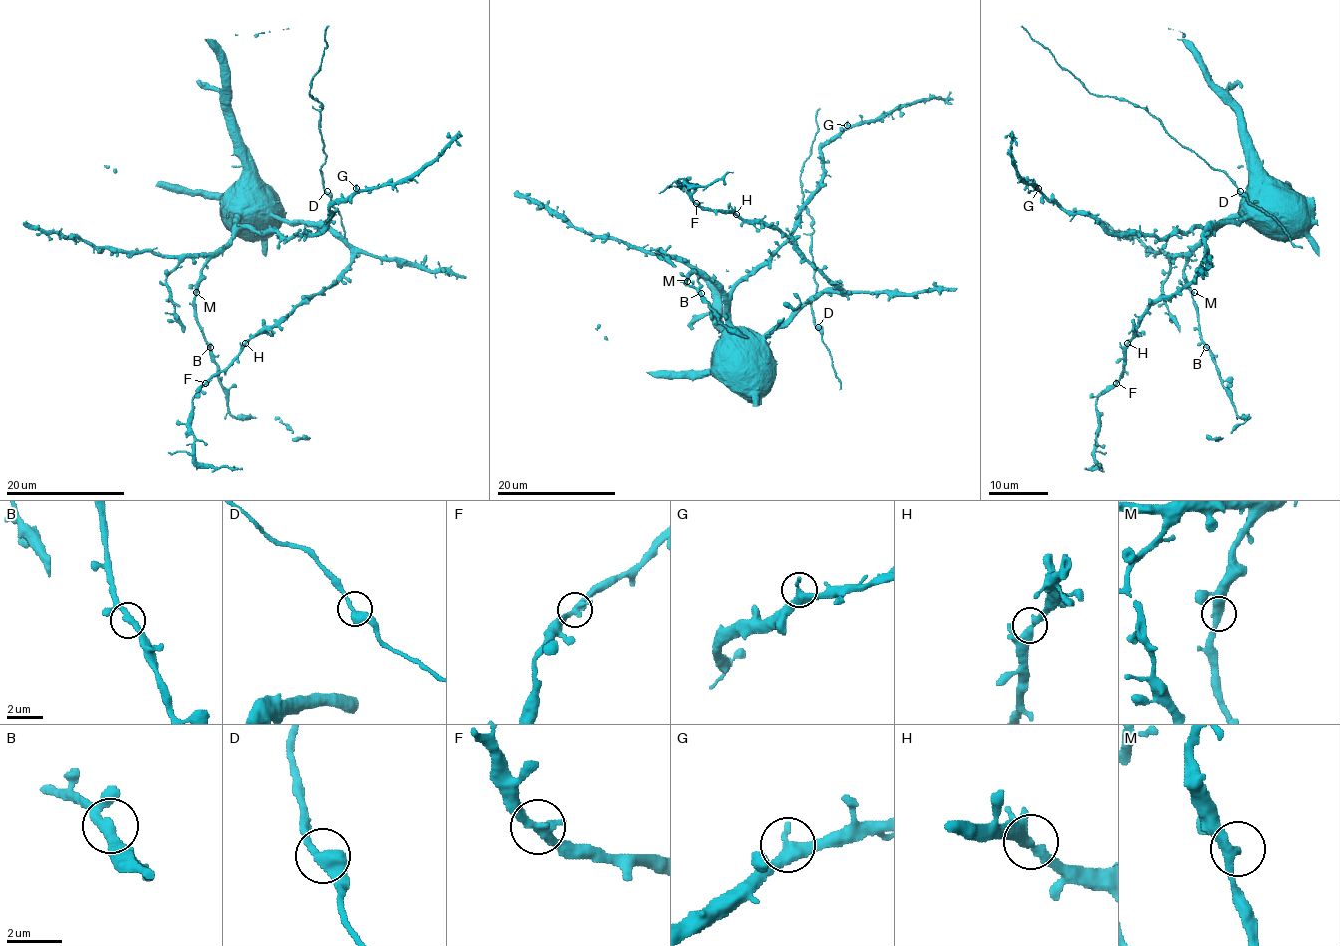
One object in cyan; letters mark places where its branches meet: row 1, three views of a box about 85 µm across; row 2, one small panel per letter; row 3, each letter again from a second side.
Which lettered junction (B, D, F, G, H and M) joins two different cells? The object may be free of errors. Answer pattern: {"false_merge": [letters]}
{"false_merge": []}

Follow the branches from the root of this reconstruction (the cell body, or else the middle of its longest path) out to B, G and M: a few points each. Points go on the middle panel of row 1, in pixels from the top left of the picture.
B: (718, 362), (714, 361), (714, 346), (726, 328), (726, 296), (709, 279), (693, 270), (686, 282), (701, 293)
G: (718, 362), (714, 346), (726, 328), (729, 294), (789, 235), (798, 208), (822, 179), (821, 149), (847, 125)
M: (718, 362), (714, 361), (714, 346), (726, 328), (726, 296), (709, 279), (693, 270), (687, 281)

